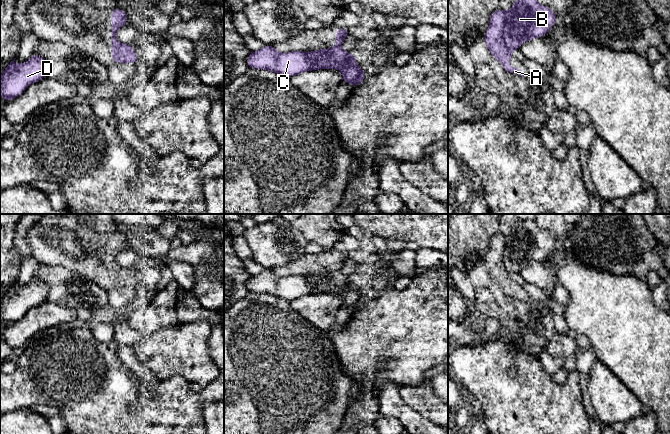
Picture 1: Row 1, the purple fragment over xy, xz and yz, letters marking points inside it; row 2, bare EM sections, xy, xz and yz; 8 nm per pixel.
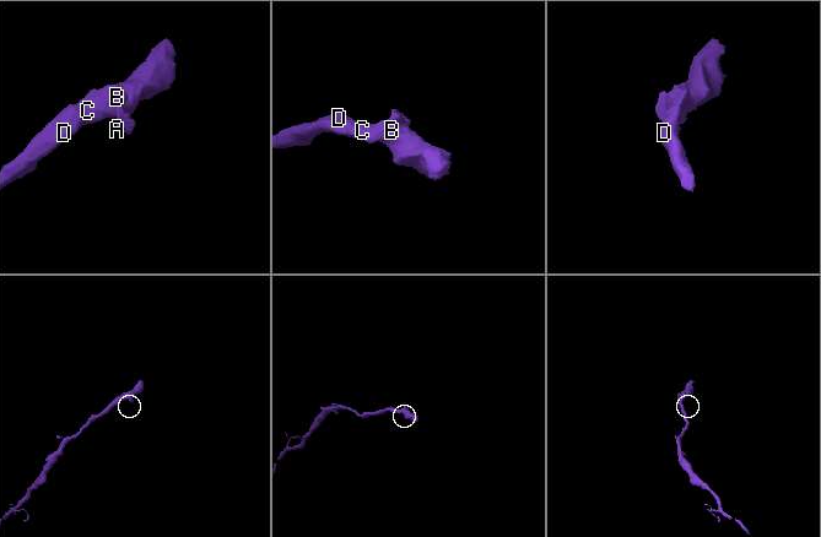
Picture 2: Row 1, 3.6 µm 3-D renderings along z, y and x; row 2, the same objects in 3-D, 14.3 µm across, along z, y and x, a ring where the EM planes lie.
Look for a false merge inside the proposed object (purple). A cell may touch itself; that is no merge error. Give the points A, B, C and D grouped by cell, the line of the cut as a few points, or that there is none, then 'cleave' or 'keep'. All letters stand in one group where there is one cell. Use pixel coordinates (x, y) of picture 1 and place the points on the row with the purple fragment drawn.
groups A B C D; cut none; keep

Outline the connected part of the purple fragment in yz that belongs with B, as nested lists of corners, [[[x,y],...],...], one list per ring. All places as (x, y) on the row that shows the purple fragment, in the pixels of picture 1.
[[[515,0],[509,11],[499,8],[491,13],[485,43],[506,71],[524,77],[520,69],[509,67],[512,52],[525,42],[546,35],[556,19],[557,14],[537,0]]]

